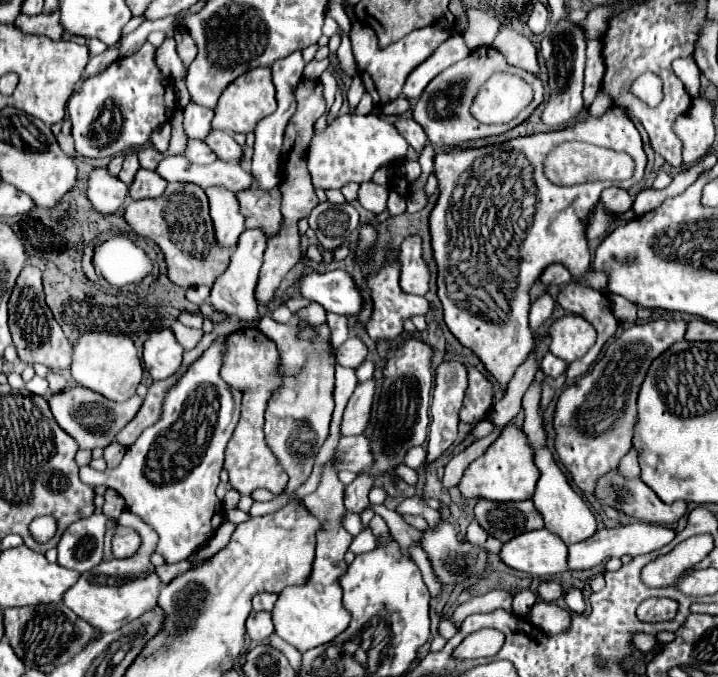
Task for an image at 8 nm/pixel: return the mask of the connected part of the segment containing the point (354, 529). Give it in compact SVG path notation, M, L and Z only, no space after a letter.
M345 512L343 514L343 528L351 534L351 536L357 536L357 532L361 530L361 528L365 528L363 524L361 524L361 520L359 520L359 516L357 514L353 514L353 512Z

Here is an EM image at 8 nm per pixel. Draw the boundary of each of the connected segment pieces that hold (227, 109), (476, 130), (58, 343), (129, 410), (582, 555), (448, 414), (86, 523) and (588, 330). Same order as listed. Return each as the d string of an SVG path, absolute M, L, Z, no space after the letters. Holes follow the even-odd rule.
M255 68L253 72L239 76L237 80L233 80L233 84L229 84L225 88L225 92L221 94L221 98L215 106L215 116L213 116L211 126L231 132L231 134L235 134L235 132L249 134L249 132L253 132L253 128L257 126L259 120L273 114L273 108L277 108L277 100L275 100L275 88L271 82L271 70Z
M481 46L477 50L473 50L465 60L449 66L445 72L437 74L435 80L429 82L429 88L425 88L425 92L421 94L419 102L415 104L413 108L413 118L415 122L419 122L429 138L429 142L437 148L453 148L453 146L461 146L465 142L473 142L473 140L483 140L483 138L491 138L491 136L499 136L499 134L505 134L509 132L511 128L519 126L521 122L525 122L533 112L535 108L543 102L543 84L537 76L521 70L521 68L513 68L505 62L505 58L501 56L501 52L497 52L495 48L491 46ZM495 72L509 72L509 74L519 74L527 84L533 86L535 90L535 102L517 118L517 120L511 120L511 124L495 124L495 126L489 126L489 124L481 124L473 114L471 114L471 106L475 102L475 96L477 92L481 90L481 86L495 74Z
M25 264L25 268L21 270L13 286L13 292L9 298L9 328L11 328L17 354L25 364L43 364L55 372L69 368L71 342L67 340L61 326L55 322L51 310L45 304L45 294L41 286L41 270L31 264Z
M81 386L67 388L65 392L49 398L49 408L53 408L53 416L55 416L57 424L79 444L79 448L87 448L87 450L105 448L107 444L111 444L115 440L117 432L129 420L135 418L141 404L143 404L143 398L137 396L137 394L123 404L113 404L111 400L103 398L101 394L91 392L87 388L81 388Z
M627 524L627 526L617 526L617 528L601 528L595 532L601 538L591 536L585 542L573 544L569 546L569 554L567 554L567 568L569 570L587 570L587 568L595 568L603 562L607 562L609 558L621 558L623 554L629 556L637 556L637 554L647 554L653 550L659 550L661 546L665 546L667 542L673 540L675 532L671 528L665 526L657 526L657 524Z
M443 362L435 370L435 386L433 386L433 400L431 400L431 424L429 424L429 446L427 446L427 462L439 458L457 438L457 424L459 424L459 408L465 396L467 372L465 366L459 362Z
M93 514L89 518L73 522L57 544L57 562L69 570L89 572L103 558L103 536L107 530L107 518Z
M567 314L551 324L549 338L549 350L569 364L583 358L595 344L595 328L585 318Z

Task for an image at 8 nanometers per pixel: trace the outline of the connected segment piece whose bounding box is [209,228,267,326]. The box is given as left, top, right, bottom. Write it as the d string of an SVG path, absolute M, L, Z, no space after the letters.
M261 228L245 230L239 236L239 244L231 254L229 268L215 280L215 284L211 288L211 298L209 298L209 302L213 304L215 310L219 310L219 312L223 312L227 316L237 316L237 318L245 320L249 326L255 326L255 320L259 318L257 300L255 300L255 288L257 288L259 270L261 270L261 264L263 264L265 244L267 244L267 236L265 236L265 232Z

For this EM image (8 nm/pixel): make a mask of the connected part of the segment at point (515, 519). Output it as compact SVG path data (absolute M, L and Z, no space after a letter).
M479 500L475 506L475 518L483 530L501 542L511 540L529 530L543 528L543 516L535 510L531 500L493 504Z

